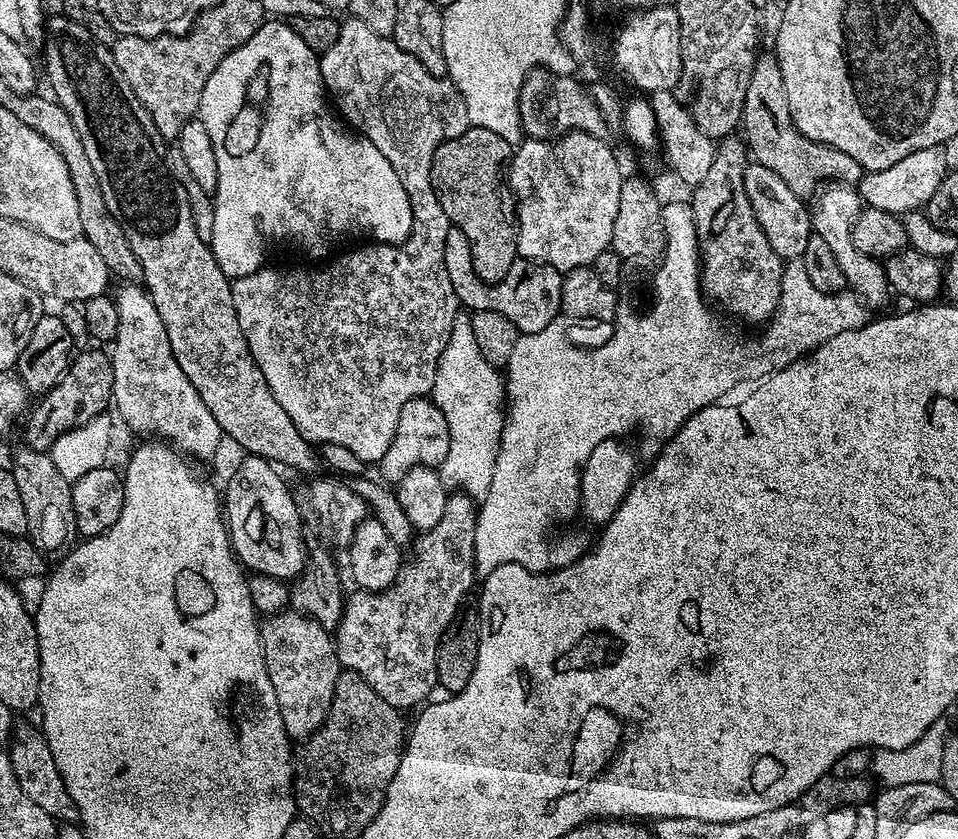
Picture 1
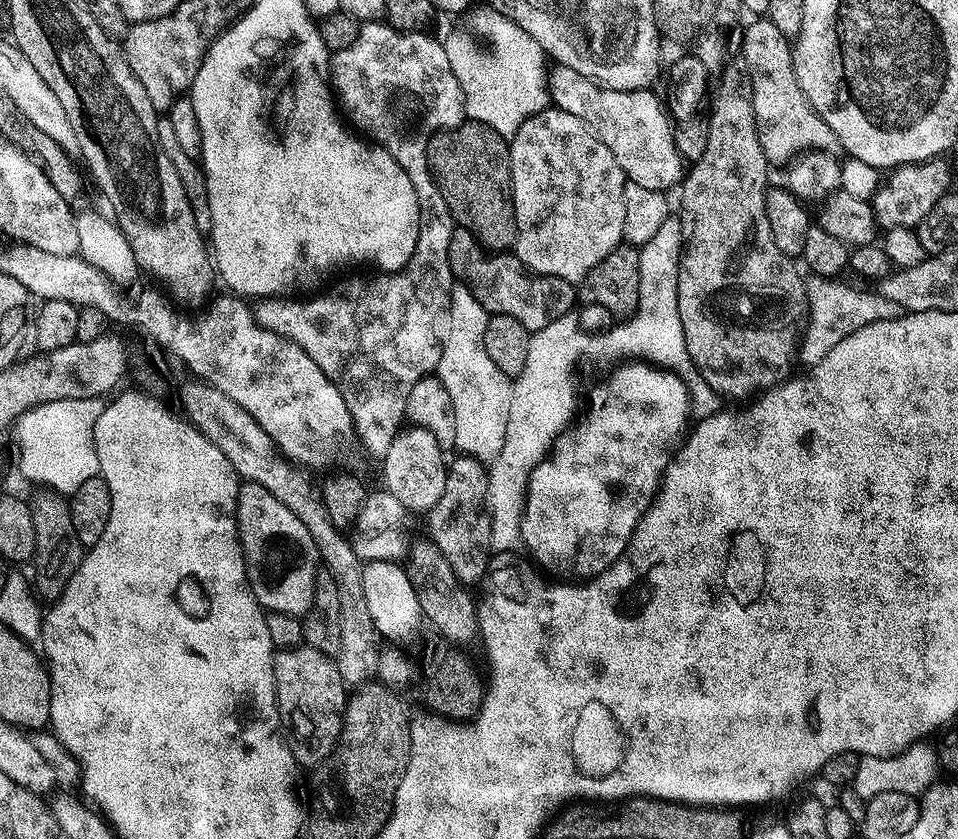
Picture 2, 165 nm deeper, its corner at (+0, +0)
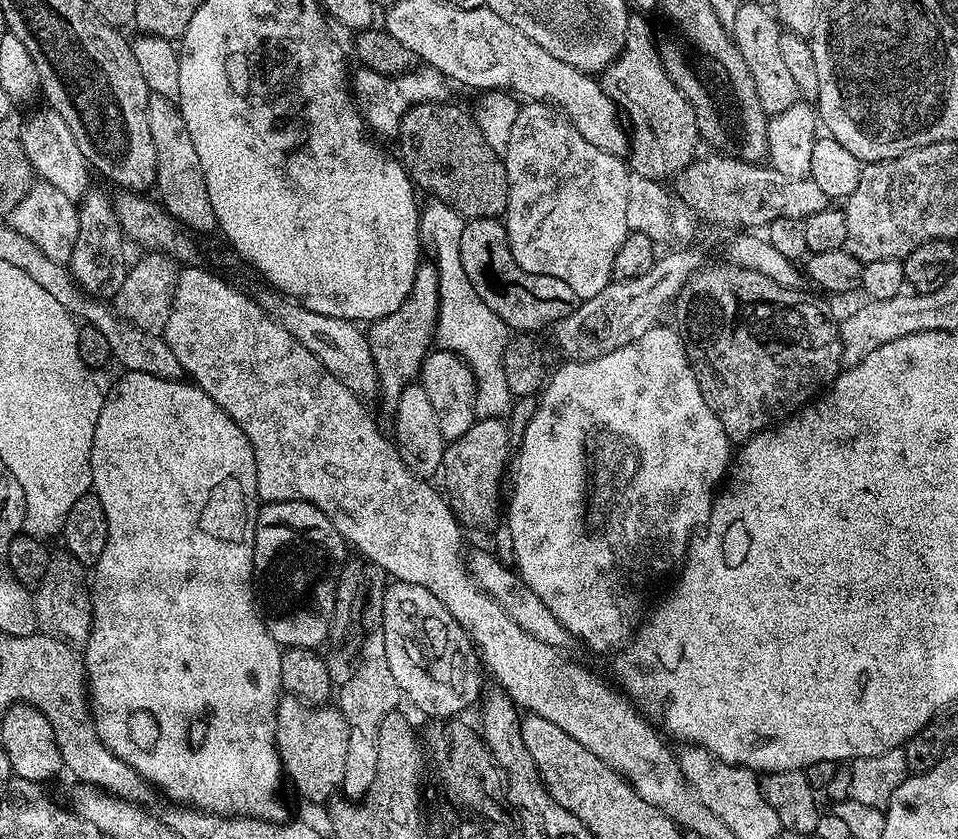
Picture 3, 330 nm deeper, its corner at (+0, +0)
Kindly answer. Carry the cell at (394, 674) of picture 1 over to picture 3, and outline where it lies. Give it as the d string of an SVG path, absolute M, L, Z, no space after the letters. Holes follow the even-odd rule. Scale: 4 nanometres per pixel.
M477 419L475 424L462 434L462 438L447 441L444 449L442 477L448 483L447 495L450 497L450 507L456 513L457 521L465 529L477 528L484 532L487 528L497 527L496 519L501 519L498 508L498 488L504 467L509 467L508 436L510 428L503 419ZM452 495L452 496L451 496ZM468 527L468 528L467 528Z

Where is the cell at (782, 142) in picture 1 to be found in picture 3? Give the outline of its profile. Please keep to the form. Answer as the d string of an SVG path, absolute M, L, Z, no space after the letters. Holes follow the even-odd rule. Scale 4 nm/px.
M744 4L736 12L736 18L732 24L730 22L730 31L732 41L740 47L742 58L746 66L750 66L750 78L754 78L754 90L758 90L758 102L762 110L767 112L769 117L774 117L782 110L794 106L801 99L801 93L793 76L790 75L788 67L785 67L785 61L782 59L781 43L779 42L782 33L782 25L776 19L771 7L763 8L760 4Z

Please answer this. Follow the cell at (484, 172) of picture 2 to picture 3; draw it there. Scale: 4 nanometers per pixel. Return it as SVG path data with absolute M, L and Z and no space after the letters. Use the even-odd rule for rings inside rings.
M452 102L419 104L411 108L402 118L399 140L398 159L404 165L413 185L421 193L429 192L427 194L429 197L450 206L458 215L464 217L465 221L495 220L503 217L508 207L508 179L504 161L492 149L490 142L482 138L482 130L469 113L467 116L462 109L455 108Z

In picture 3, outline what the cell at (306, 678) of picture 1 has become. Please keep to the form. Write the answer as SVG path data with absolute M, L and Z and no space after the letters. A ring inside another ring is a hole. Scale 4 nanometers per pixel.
M285 695L276 708L276 753L280 756L280 767L287 783L288 780L292 783L293 790L302 799L321 805L331 801L343 785L348 753L347 724L338 707L303 704L296 697Z

